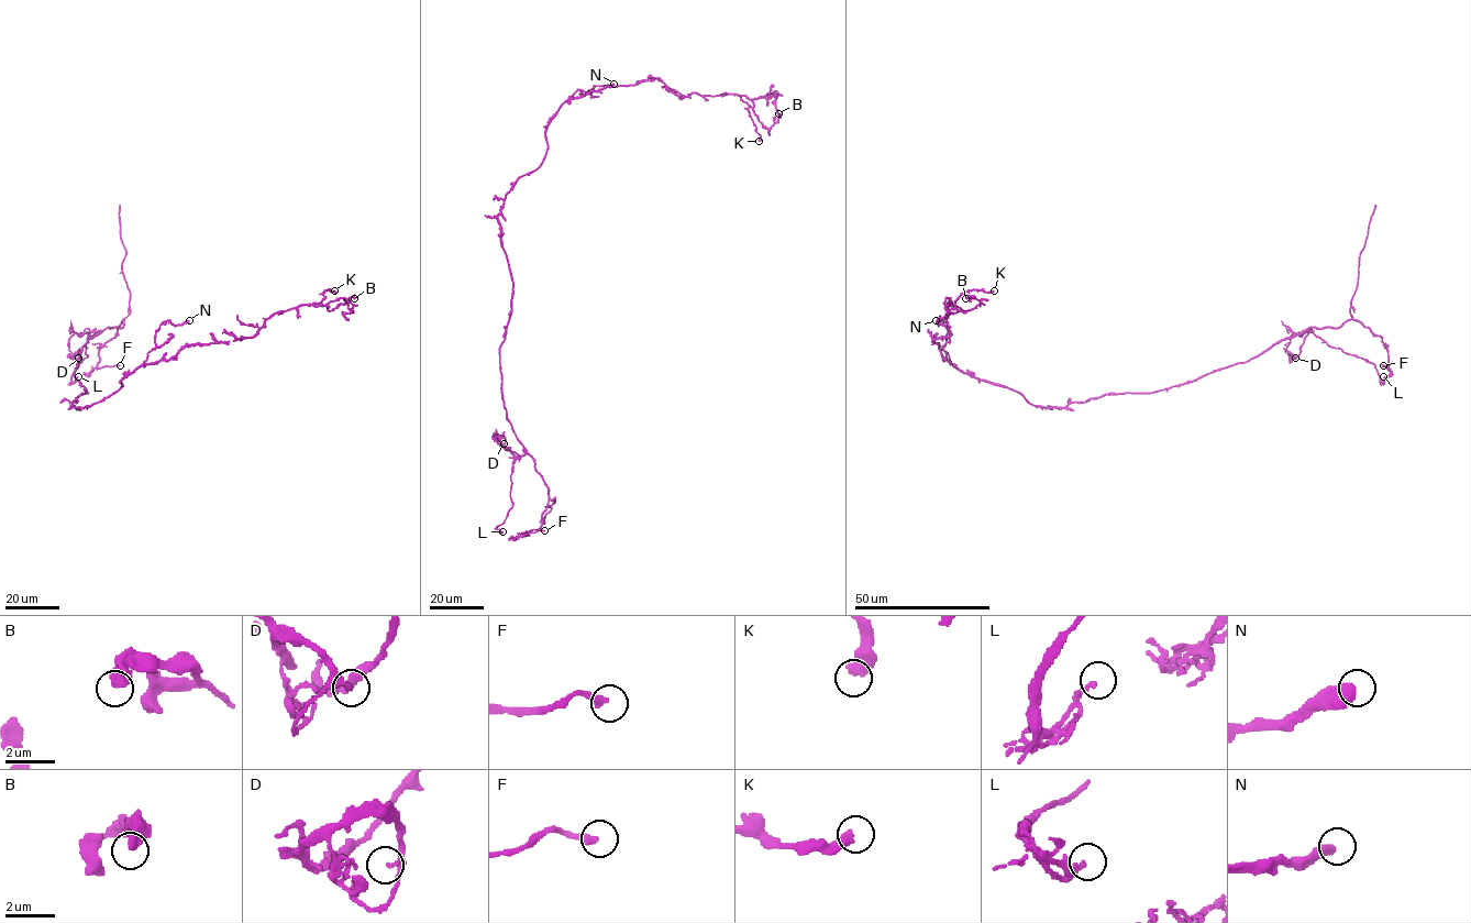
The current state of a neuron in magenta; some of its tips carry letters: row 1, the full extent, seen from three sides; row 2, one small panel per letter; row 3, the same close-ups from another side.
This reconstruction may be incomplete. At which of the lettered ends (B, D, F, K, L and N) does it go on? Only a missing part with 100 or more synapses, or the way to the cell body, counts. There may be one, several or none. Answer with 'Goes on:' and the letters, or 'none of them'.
Goes on: none of them

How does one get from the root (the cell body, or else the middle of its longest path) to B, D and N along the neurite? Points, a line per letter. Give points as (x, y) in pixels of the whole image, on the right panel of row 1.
B: (1075, 403), (1035, 406), (943, 360), (932, 341), (950, 334), (947, 305), (969, 310), (982, 304), (965, 298)
D: (1075, 403), (1189, 383), (1246, 362), (1306, 331), (1301, 352), (1294, 358), (1287, 352), (1295, 358)
N: (1075, 403), (1064, 407), (1035, 406), (1017, 392), (960, 371), (942, 349), (948, 326), (936, 320)

